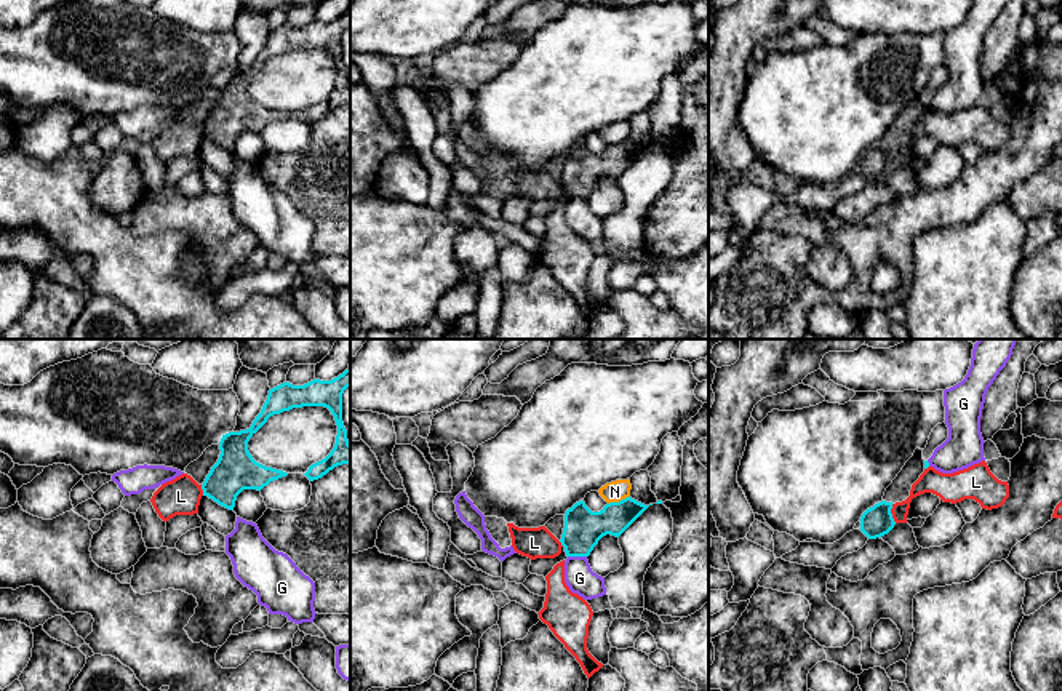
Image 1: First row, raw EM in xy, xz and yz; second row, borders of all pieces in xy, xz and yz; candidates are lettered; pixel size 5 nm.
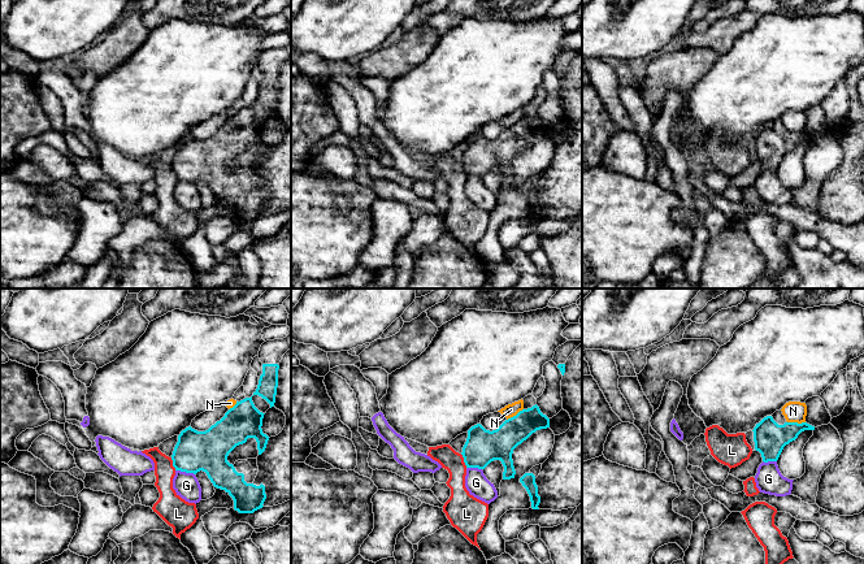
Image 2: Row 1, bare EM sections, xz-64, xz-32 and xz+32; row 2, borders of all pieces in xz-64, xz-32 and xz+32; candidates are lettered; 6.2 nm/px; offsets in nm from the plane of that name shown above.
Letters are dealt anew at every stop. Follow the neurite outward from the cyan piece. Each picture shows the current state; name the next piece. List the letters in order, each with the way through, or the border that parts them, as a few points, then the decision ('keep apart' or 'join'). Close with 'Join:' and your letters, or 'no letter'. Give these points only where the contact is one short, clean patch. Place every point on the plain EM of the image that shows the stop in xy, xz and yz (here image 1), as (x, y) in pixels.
G: border along xz (568, 197), (586, 199); keep apart
L: border along yz (891, 146), (891, 159), (896, 163); keep apart
N: border along xz (629, 136), (608, 146); keep apart
Join: no letter

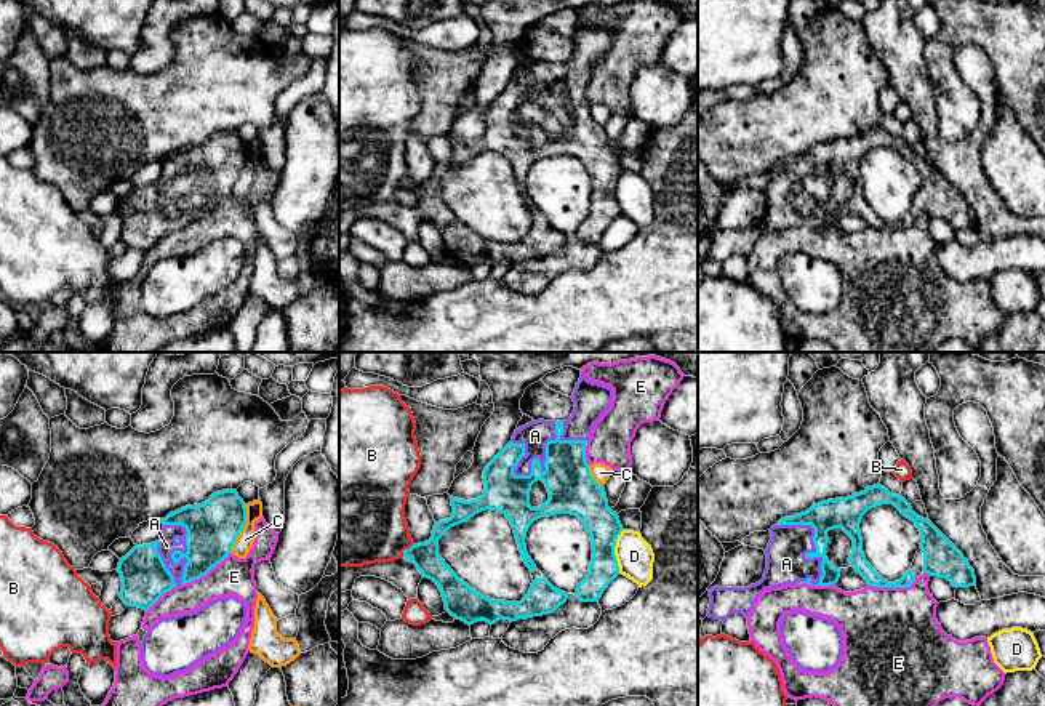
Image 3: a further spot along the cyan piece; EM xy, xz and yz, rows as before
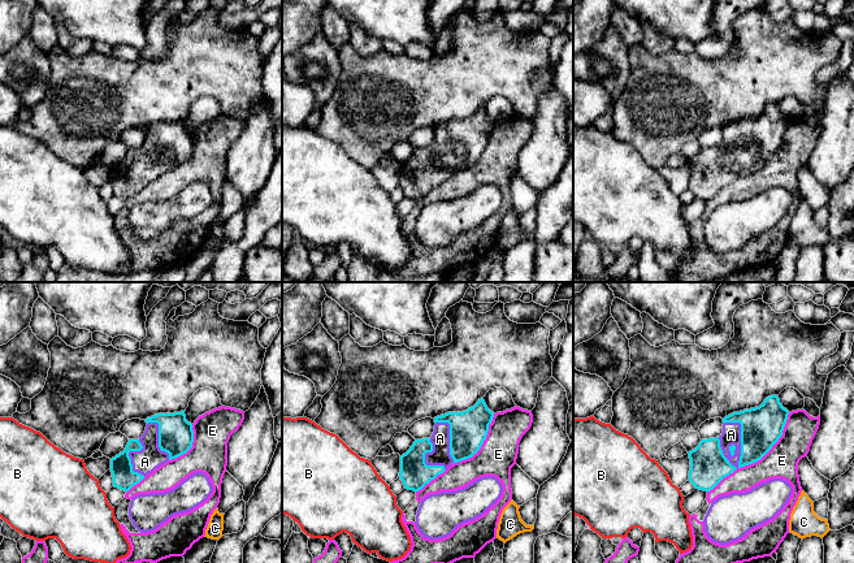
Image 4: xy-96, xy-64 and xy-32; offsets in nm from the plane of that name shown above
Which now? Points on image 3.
A: join
B: keep apart
C: keep apart
D: border along xz (623, 170), (615, 188), (618, 213); keep apart
E: keep apart
Join: A

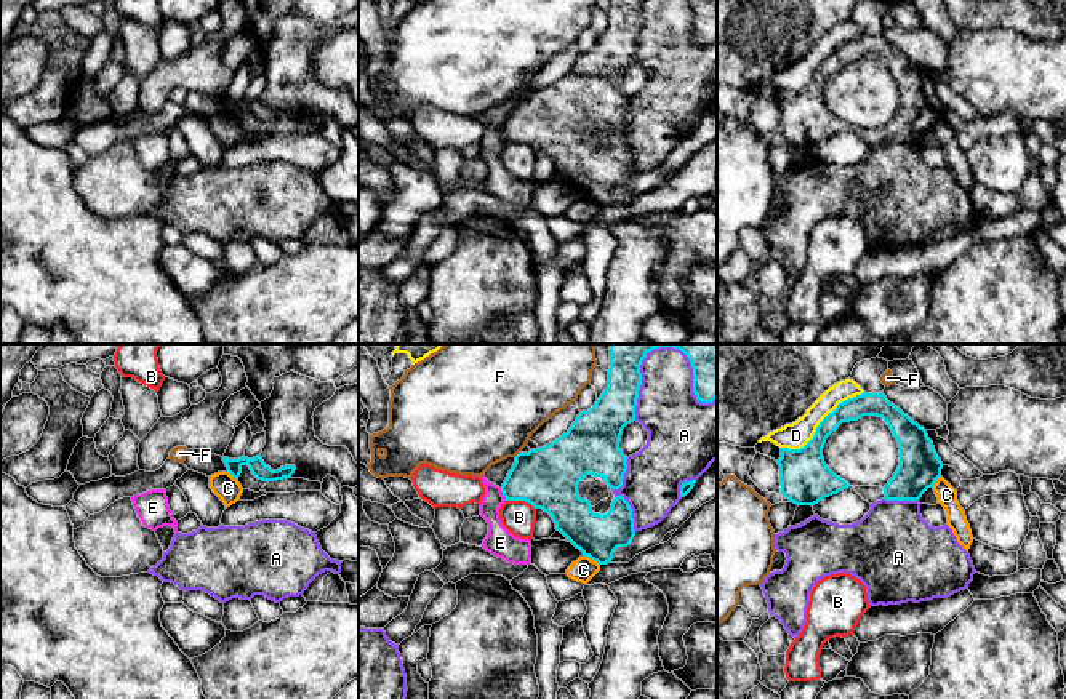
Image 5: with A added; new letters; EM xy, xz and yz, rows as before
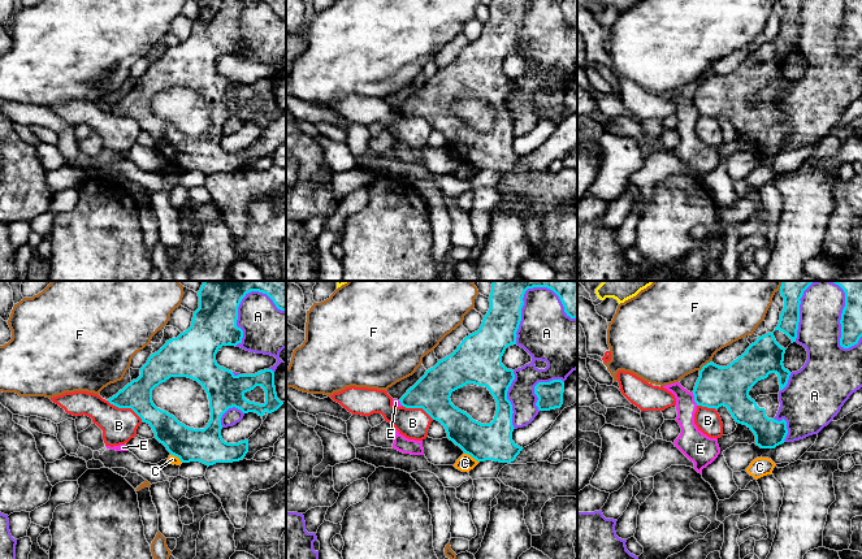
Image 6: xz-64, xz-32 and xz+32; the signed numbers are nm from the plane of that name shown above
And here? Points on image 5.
A: keep apart
B: border along xz (506, 141), (524, 141), (535, 151); keep apart
C: border along xz (585, 197), (599, 207); keep apart
D: keep apart
E: border along xz (500, 130), (506, 141); keep apart
F: keep apart
Join: no letter

